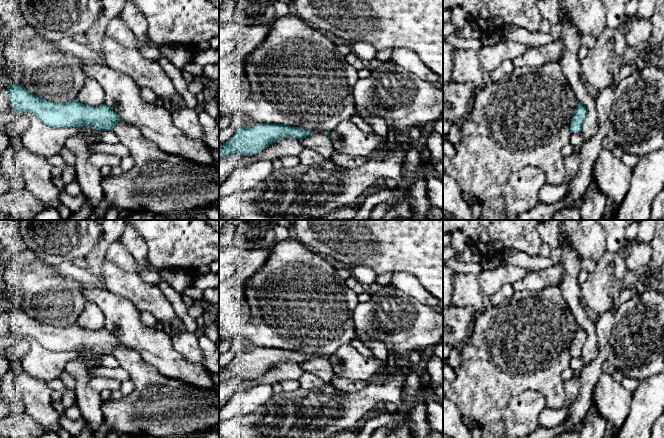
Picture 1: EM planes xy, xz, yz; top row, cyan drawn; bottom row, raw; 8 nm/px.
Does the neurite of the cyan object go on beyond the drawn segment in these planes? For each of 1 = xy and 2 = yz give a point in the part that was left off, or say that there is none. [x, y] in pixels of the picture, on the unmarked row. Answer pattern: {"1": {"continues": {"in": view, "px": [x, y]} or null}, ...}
{"1": {"continues": null}, "2": {"continues": null}}

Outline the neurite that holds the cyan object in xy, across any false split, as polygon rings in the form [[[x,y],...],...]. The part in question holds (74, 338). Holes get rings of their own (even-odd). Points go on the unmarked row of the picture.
[[[9,308],[8,321],[11,334],[17,336],[19,339],[23,336],[29,336],[35,339],[45,349],[55,352],[74,351],[81,354],[83,349],[91,351],[97,355],[113,355],[116,347],[121,345],[118,339],[105,328],[92,331],[80,327],[77,323],[69,327],[55,327],[47,325],[31,318],[24,310]]]

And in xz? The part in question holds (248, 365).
[[[256,347],[251,352],[240,351],[235,353],[235,358],[230,364],[219,372],[219,382],[234,377],[251,380],[282,362],[293,361],[301,365],[312,357],[285,348]]]

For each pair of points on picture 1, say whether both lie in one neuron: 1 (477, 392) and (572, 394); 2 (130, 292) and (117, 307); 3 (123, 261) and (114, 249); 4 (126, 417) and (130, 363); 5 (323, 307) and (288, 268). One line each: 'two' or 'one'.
1: two
2: two
3: one
4: one
5: one

